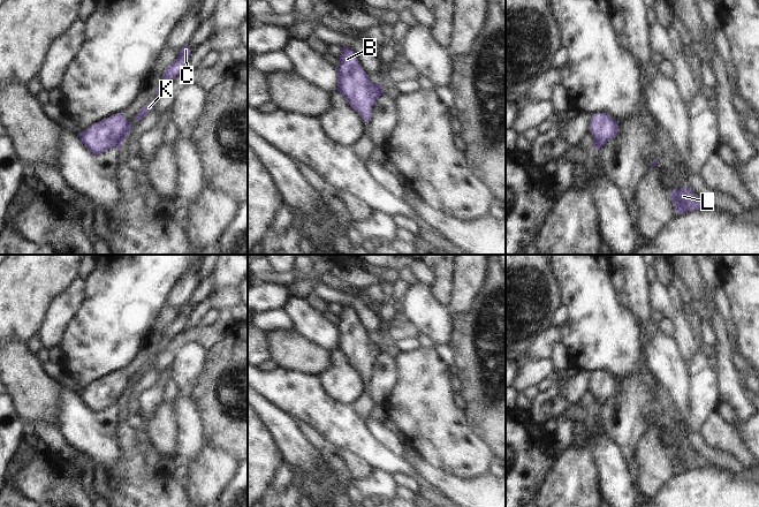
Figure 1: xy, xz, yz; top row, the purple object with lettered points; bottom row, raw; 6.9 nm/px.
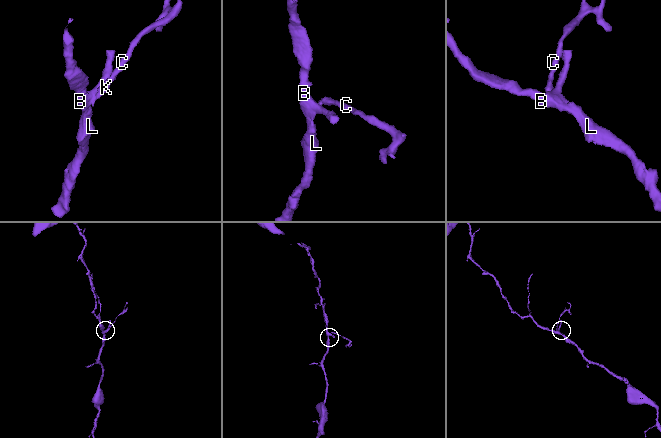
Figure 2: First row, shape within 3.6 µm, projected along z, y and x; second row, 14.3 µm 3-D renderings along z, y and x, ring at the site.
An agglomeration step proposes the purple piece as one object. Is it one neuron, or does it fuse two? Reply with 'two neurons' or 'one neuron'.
two neurons

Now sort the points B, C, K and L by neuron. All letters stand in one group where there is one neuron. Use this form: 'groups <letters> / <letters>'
groups B L / C K

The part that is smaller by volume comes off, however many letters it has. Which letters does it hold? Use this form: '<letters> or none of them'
C, K

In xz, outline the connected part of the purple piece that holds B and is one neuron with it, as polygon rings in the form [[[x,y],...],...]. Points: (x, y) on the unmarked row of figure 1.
[[[340,305],[337,328],[337,348],[344,354],[350,365],[363,374],[367,381],[372,374],[375,358],[384,351],[382,346],[374,345],[369,332],[358,321],[358,317],[349,305]]]

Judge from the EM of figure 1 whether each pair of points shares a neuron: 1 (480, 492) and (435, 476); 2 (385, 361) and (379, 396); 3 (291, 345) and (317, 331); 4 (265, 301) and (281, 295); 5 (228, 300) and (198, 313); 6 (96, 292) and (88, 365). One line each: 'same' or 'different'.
1: same
2: same
3: different
4: same
5: same
6: same

